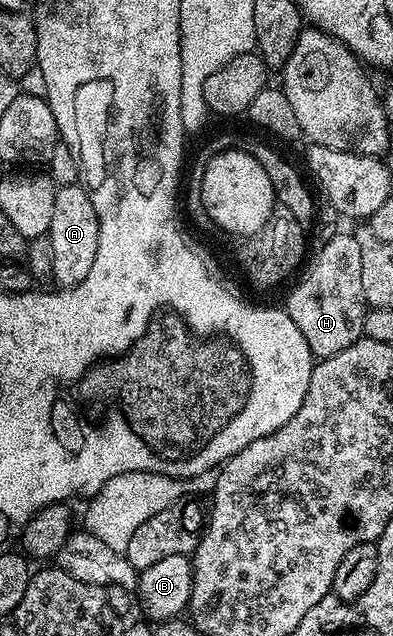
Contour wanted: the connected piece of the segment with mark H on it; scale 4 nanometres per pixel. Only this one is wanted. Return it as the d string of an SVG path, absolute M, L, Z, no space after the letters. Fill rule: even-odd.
M339 231L319 248L316 258L307 262L304 278L289 291L286 312L290 319L294 319L294 327L302 331L302 339L306 339L313 358L323 359L338 355L338 351L346 351L350 343L361 337L364 316L370 306L362 295L360 240L351 232Z

